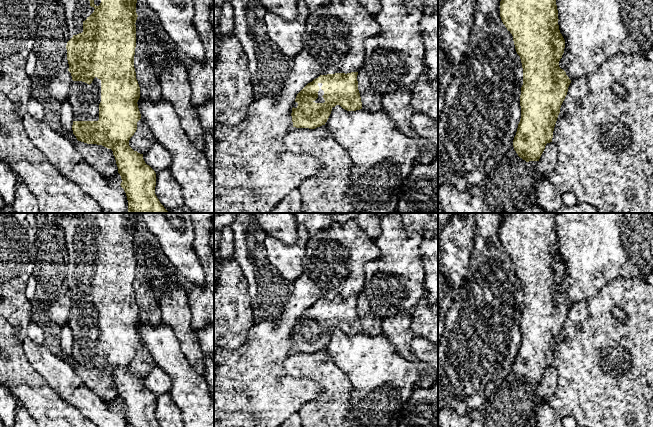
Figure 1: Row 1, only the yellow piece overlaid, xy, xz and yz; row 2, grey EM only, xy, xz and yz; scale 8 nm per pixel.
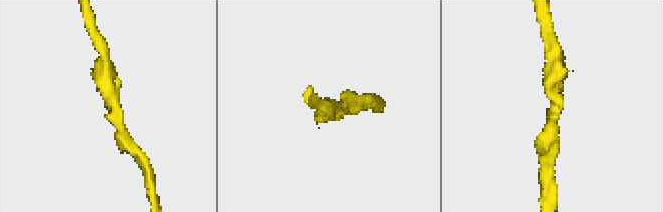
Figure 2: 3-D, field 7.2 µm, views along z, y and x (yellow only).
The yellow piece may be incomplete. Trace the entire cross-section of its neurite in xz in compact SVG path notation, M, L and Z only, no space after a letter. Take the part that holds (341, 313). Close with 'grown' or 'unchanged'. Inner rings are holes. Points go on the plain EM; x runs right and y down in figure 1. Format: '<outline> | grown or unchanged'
M358 296L320 299L308 307L296 320L291 337L293 351L315 353L325 349L336 329L347 335L362 333L357 299Z | grown

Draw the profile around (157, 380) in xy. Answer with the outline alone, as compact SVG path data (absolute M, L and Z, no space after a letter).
M158 366L144 376L143 383L156 398L164 393L169 393L172 387L171 377Z

